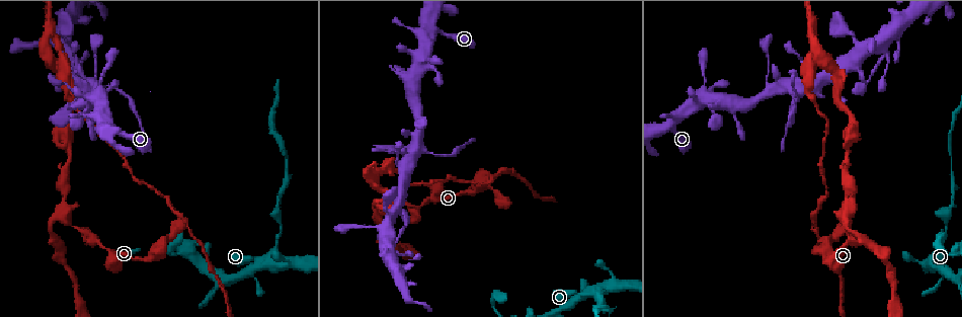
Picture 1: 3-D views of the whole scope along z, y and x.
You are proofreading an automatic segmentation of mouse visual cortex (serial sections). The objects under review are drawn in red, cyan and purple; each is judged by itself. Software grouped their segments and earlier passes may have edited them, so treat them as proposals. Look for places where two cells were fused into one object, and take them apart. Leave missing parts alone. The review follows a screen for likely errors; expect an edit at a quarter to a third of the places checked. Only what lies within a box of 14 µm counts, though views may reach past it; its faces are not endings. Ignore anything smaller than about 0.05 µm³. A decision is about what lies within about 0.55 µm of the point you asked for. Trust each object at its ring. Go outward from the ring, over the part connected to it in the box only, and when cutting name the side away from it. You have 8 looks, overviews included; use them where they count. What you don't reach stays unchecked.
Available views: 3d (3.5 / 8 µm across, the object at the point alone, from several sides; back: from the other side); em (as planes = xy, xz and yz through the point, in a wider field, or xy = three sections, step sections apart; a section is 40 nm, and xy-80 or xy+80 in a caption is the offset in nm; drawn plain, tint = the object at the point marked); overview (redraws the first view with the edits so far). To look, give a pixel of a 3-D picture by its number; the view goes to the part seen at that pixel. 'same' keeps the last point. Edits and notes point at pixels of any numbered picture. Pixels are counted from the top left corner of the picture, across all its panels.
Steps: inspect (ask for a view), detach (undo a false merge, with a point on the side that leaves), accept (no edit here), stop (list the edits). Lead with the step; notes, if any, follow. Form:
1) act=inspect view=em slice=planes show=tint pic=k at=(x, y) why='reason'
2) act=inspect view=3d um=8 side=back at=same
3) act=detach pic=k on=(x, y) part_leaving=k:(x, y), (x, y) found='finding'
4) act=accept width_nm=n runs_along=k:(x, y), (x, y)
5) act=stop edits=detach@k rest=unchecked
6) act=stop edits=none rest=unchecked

act=inspect view=3d um=3.5 pic=1 at=(258, 264) why='calibre changes'

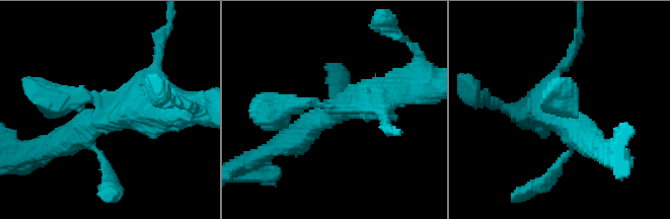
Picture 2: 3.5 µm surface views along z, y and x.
act=accept arm_widths_nm=200,250,350,400 found='all the same cell'

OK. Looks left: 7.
act=inspect view=3d um=3.5 pic=1 at=(120, 89) why='thin neck'

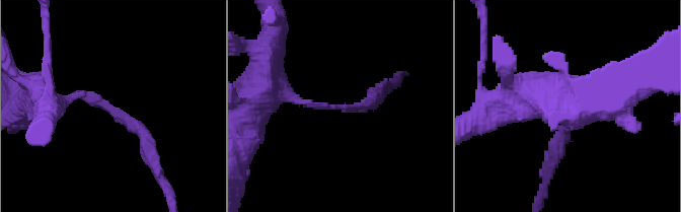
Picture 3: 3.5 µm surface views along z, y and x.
act=inspect view=em slice=planes show=tint pic=3 at=(113, 109)

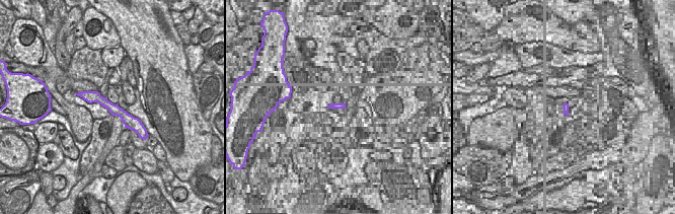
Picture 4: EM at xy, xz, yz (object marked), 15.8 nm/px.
act=detach pic=3 on=(130, 121) arm_widths_nm=200,250 part_leaving=3:(103, 99), (144, 134), (159, 174) found='a second cell is stuck on'

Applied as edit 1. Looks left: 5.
act=inspect view=3d um=3.5 pic=1 at=(419, 207) why='branch point'

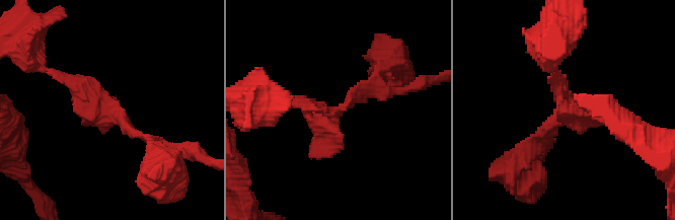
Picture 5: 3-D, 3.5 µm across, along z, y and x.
act=inspect view=em slice=xy step=3 show=tint pic=5 at=(561, 117) why='now the EM'

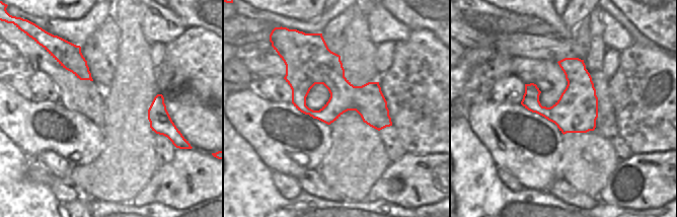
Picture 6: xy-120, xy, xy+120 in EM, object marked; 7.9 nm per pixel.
act=accept runs_along=5:(166, 143), (132, 134), (98, 93), (64, 77) found='continuous, no second cell'

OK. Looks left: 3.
act=inspect view=3d um=3.5 pic=1 at=(812, 36) why='abrupt turn'

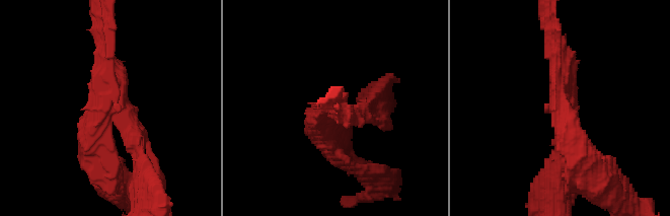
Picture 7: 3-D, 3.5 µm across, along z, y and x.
act=inspect view=em slice=xy step=5 show=plain pic=7 at=(102, 115)

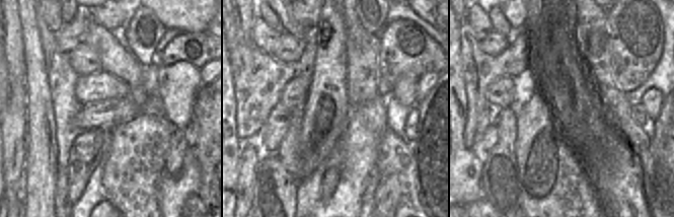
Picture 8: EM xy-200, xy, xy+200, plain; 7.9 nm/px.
act=inspect view=em slice=xy step=5 show=tint at=same why='where the object lies'

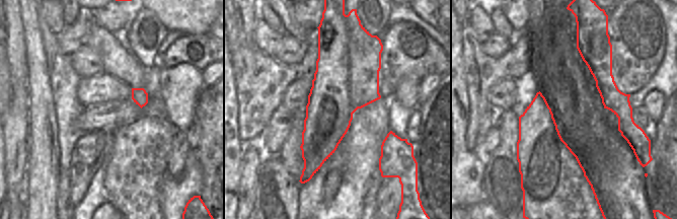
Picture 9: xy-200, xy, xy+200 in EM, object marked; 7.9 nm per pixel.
act=detach pic=7 on=(372, 92) part_leaving=7:(134, 133), (149, 207) found='a second cell is stuck on'

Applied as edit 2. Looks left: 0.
act=stop edits=detach@3,detach@7 rest=unchecked

